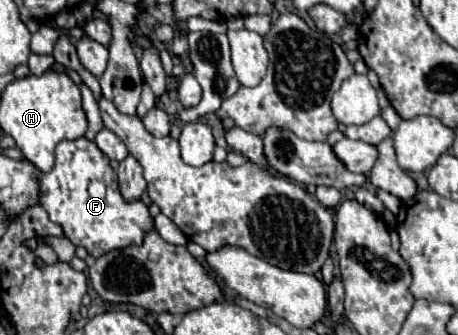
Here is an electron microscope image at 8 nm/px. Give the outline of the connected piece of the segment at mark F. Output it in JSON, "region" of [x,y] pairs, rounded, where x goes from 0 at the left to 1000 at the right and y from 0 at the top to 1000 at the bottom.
{"region":[[[190,412],[138,418],[120,442],[120,496],[111,513],[85,531],[90,543],[90,615],[107,651],[133,669],[142,704],[164,734],[186,734],[207,770],[251,746],[308,728],[317,693],[334,681],[334,651],[312,603],[282,609],[260,579],[255,519],[238,496],[238,472]]]}

